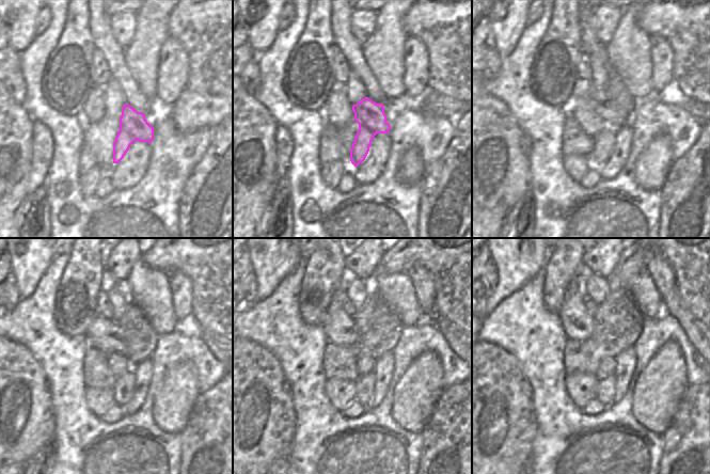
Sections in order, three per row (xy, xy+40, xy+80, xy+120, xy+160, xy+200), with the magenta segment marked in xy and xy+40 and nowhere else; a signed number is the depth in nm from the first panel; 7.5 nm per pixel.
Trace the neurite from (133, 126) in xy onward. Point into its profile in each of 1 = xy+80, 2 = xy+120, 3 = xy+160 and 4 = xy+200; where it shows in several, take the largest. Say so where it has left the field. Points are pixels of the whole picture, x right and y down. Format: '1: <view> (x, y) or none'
1: xy+80 (602, 106)
2: xy+120 (124, 385)
3: xy+160 (364, 384)
4: xy+200 (605, 391)

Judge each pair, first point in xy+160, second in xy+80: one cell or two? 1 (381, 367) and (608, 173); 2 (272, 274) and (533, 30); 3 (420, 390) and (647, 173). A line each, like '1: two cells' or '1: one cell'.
1: one cell
2: two cells
3: one cell

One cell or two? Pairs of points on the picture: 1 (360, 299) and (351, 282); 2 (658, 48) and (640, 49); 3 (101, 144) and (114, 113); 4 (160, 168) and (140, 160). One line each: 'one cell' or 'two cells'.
1: one cell
2: two cells
3: one cell
4: two cells

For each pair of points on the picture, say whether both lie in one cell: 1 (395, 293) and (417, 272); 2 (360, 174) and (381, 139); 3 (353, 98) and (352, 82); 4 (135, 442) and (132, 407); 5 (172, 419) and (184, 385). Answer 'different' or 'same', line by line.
1: different
2: same
3: same
4: different
5: same

